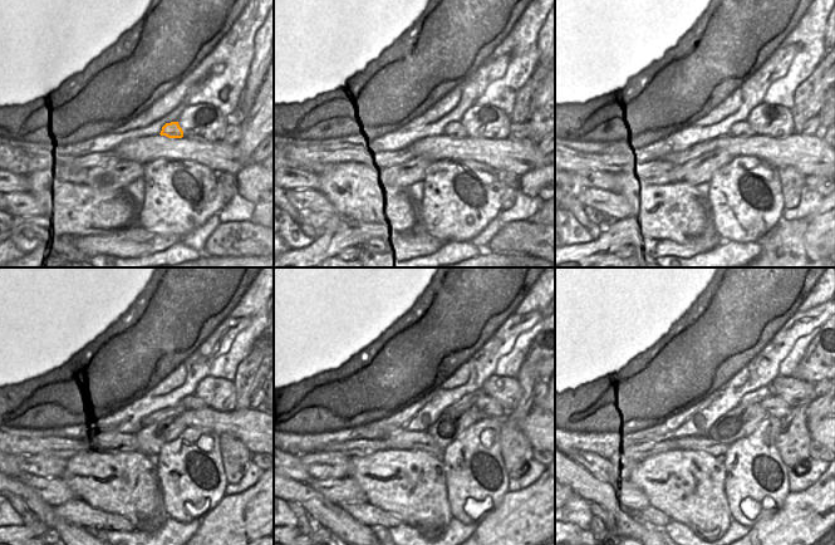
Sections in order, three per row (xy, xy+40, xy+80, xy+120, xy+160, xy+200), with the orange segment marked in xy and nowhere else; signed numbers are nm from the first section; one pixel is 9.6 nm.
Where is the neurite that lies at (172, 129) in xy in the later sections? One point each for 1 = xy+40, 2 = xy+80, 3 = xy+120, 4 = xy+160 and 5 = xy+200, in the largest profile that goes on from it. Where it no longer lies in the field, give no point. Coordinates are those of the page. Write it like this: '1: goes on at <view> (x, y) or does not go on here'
1: goes on at xy+40 (455, 129)
2: goes on at xy+80 (741, 129)
3: goes on at xy+120 (191, 402)
4: goes on at xy+160 (487, 406)
5: goes on at xy+200 (774, 406)

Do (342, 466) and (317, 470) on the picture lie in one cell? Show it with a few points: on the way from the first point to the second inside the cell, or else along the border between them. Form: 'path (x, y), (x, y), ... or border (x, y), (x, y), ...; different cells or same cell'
path (335, 466), (323, 466); same cell

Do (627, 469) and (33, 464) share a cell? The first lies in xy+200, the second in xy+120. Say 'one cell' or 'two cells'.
one cell

